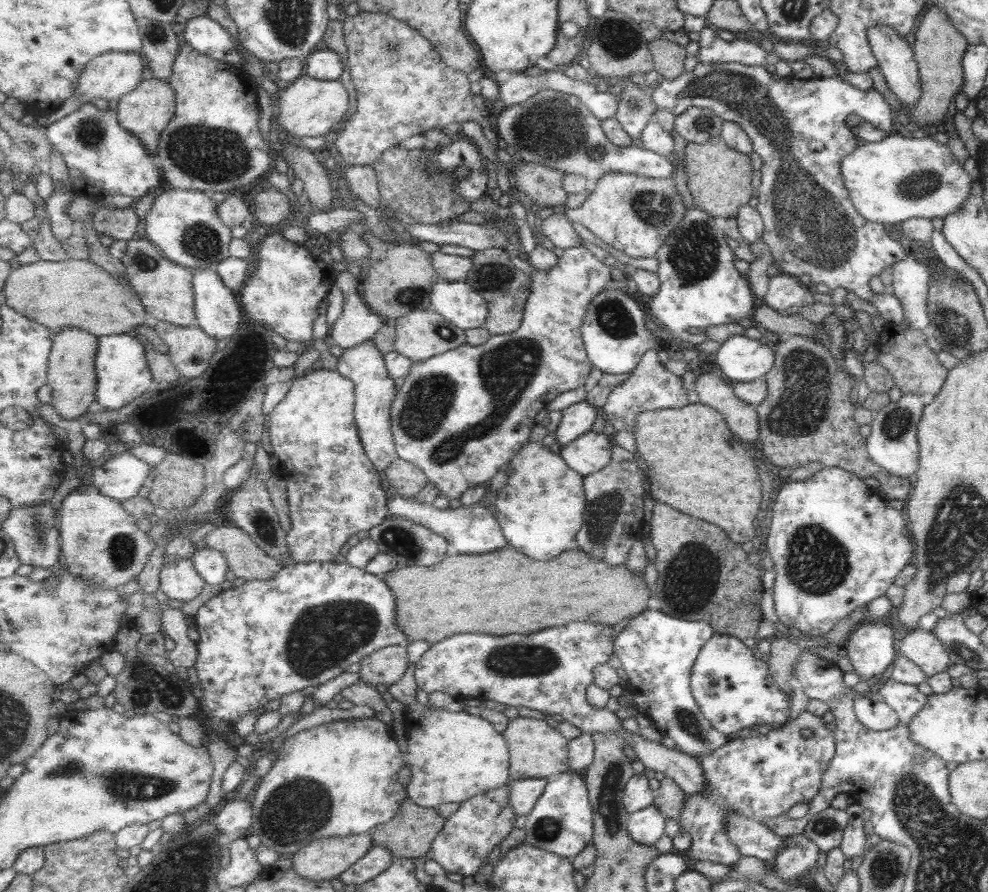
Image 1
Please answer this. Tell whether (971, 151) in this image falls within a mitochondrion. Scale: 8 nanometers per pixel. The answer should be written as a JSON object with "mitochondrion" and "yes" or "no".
{"mitochondrion":"no"}

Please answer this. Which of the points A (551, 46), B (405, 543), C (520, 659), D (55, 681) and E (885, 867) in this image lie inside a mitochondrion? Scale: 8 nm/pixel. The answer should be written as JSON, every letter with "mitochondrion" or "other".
{"A":"other","B":"mitochondrion","C":"mitochondrion","D":"other","E":"mitochondrion"}

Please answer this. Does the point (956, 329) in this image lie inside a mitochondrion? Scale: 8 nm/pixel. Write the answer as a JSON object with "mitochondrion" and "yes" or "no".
{"mitochondrion":"yes"}

